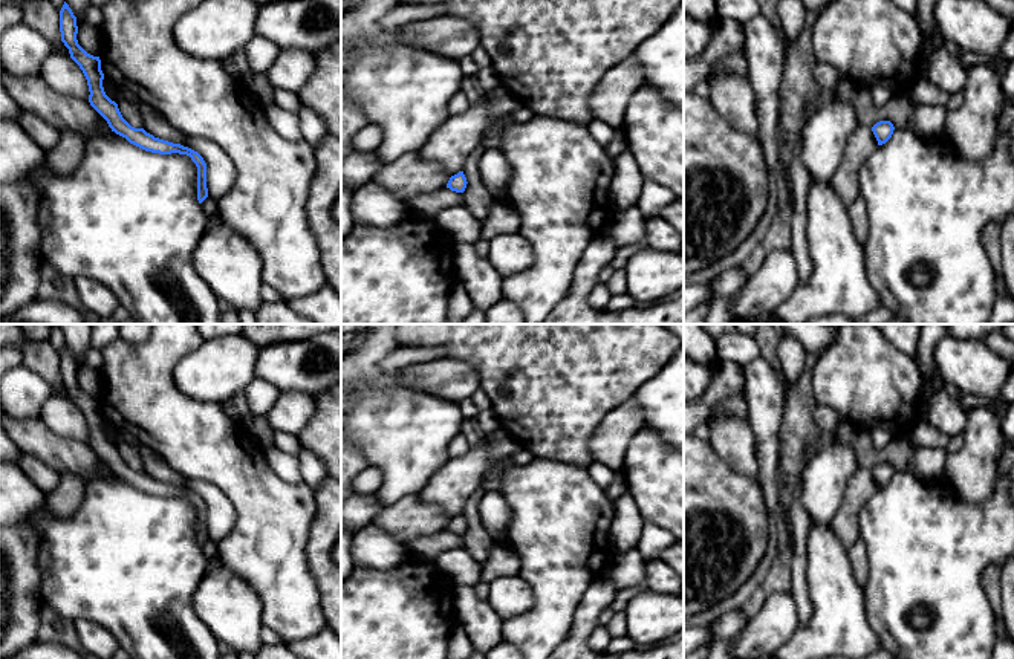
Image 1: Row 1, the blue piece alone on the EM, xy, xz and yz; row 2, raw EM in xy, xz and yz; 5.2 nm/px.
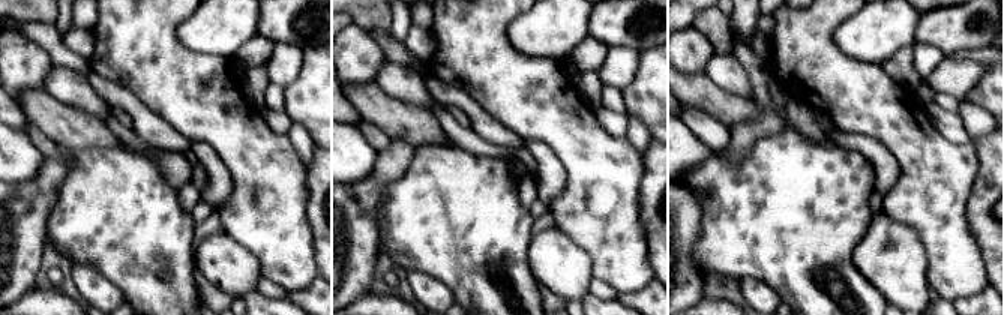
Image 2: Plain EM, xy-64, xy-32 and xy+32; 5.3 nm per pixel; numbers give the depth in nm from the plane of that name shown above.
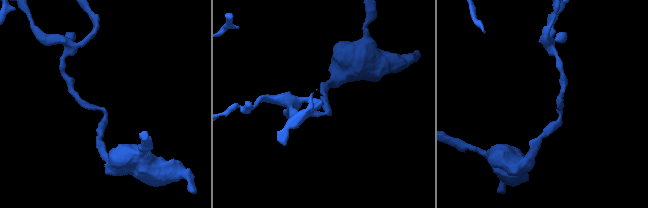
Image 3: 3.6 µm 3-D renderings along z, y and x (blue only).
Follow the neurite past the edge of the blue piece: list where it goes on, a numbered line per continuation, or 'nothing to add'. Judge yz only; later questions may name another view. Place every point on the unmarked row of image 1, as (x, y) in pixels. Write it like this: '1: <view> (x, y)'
nothing to add

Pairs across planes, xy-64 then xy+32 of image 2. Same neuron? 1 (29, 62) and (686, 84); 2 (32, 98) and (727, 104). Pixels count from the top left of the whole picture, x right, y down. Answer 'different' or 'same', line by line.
1: different
2: same

